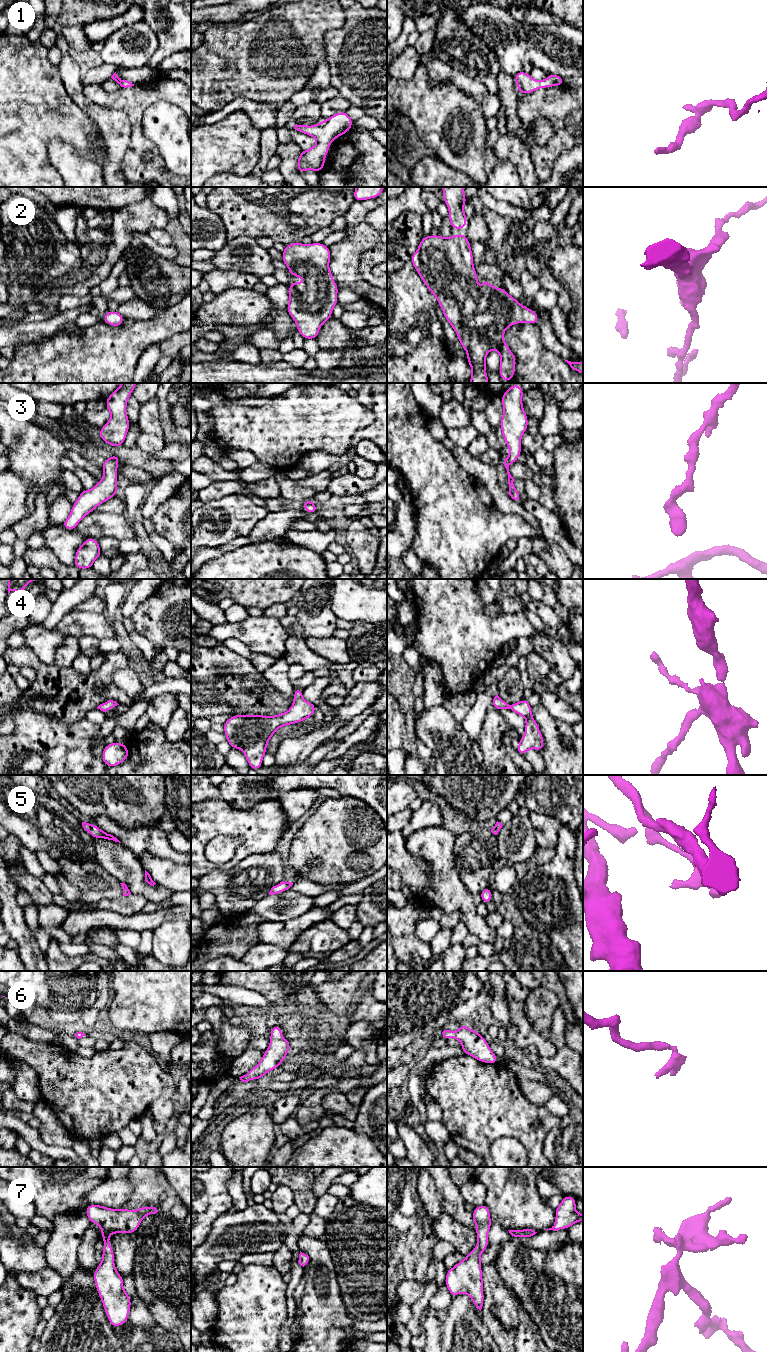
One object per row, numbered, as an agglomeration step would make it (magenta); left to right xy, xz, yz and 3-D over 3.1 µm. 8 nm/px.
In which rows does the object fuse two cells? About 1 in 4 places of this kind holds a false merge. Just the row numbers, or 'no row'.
no row

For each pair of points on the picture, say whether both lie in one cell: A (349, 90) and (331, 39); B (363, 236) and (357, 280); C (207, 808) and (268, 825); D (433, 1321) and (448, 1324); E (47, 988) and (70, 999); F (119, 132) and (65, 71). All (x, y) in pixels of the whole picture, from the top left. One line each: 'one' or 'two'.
A: one
B: one
C: one
D: two
E: one
F: one

